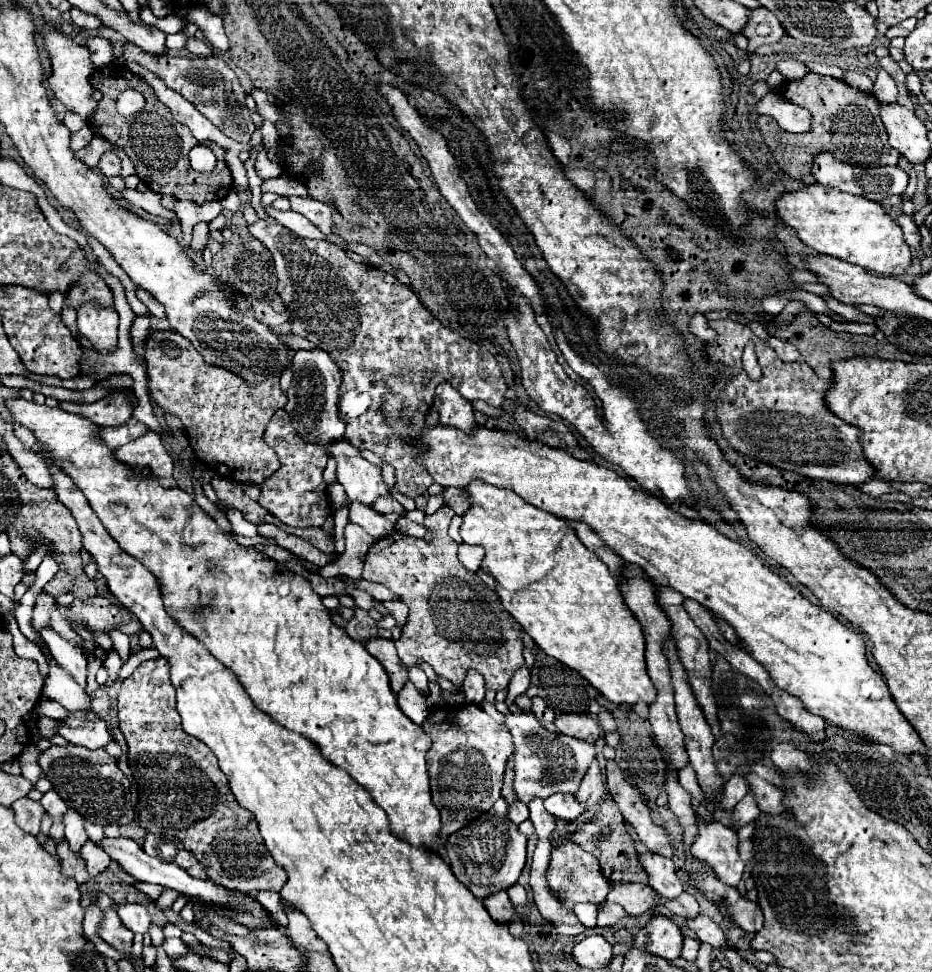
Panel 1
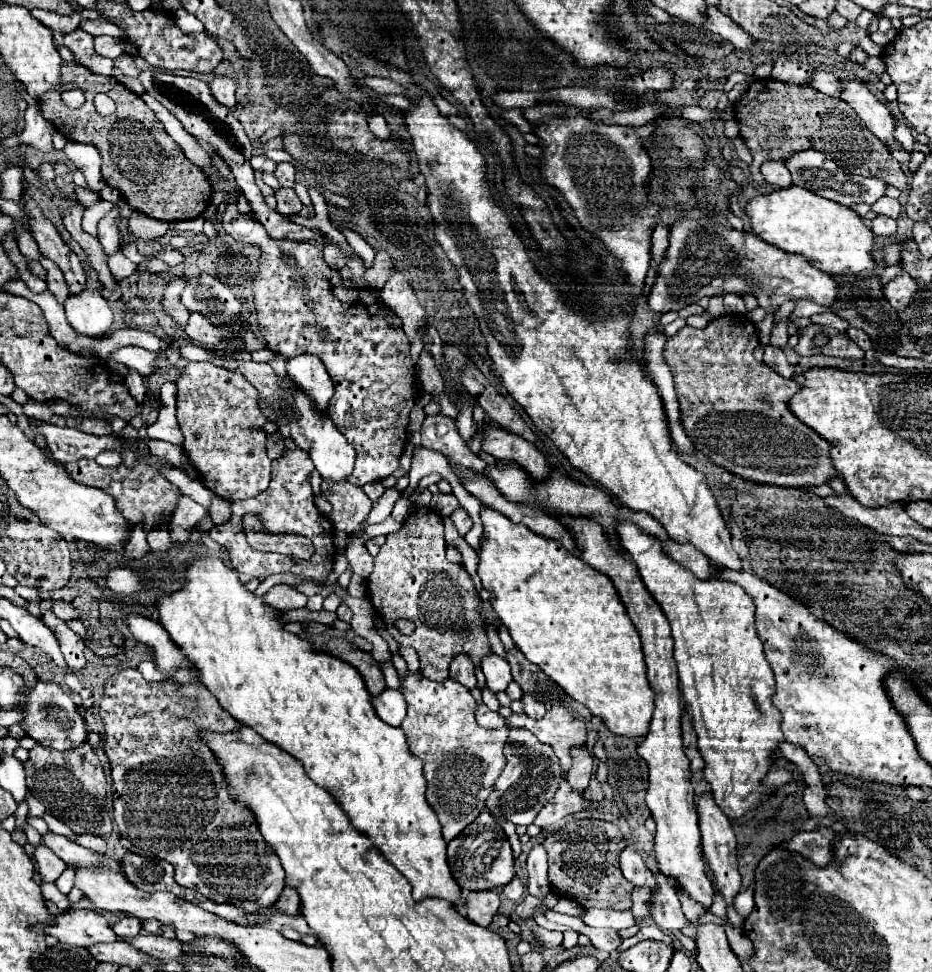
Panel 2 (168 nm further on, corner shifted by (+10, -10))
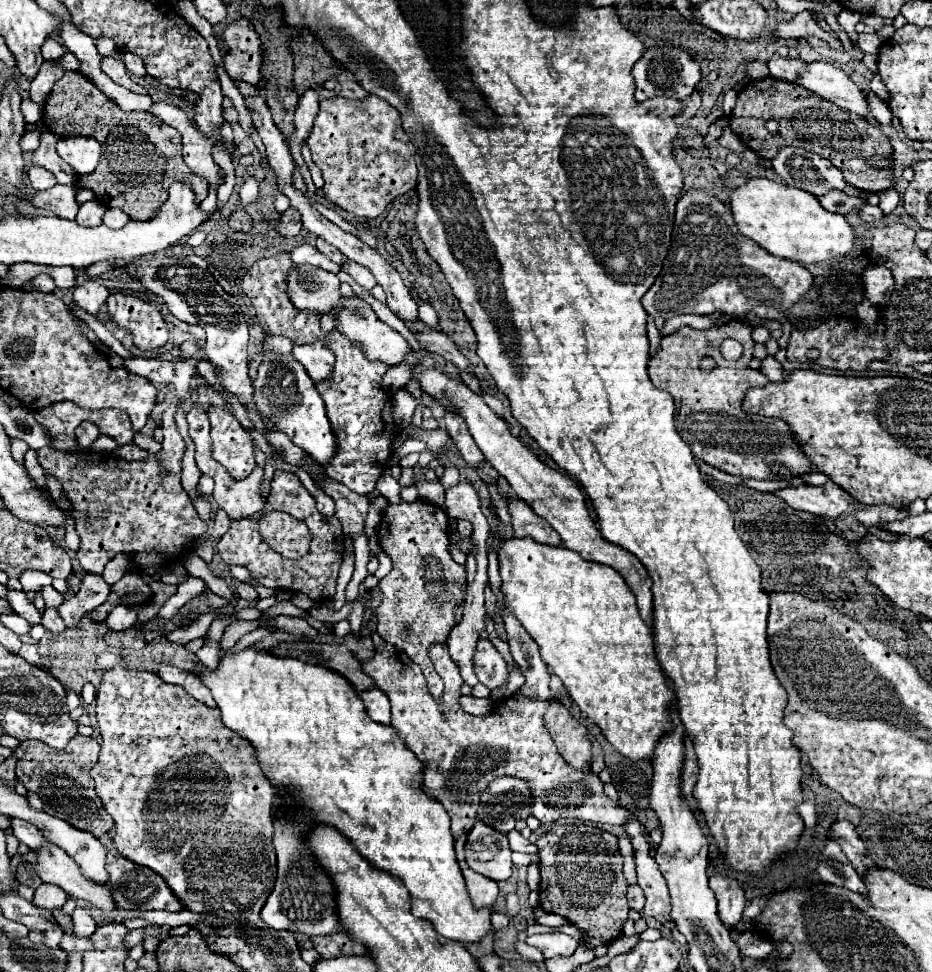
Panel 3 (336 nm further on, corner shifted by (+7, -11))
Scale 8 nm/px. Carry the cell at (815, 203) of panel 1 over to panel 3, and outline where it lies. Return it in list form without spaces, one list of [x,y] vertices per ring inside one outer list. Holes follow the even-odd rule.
[[[750,178],[746,184],[730,190],[730,206],[738,232],[774,256],[800,264],[834,262],[836,256],[846,256],[854,248],[854,230],[844,216],[826,212],[816,196],[788,184]]]

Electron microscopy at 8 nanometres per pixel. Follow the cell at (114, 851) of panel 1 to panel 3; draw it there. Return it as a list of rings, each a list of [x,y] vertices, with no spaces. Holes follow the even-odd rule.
[[[18,818],[10,820],[10,828],[12,828],[12,834],[28,848],[36,848],[36,844],[46,842],[44,838],[40,838],[40,832],[36,832],[36,828],[32,828],[32,824],[28,824],[24,820],[18,820]]]

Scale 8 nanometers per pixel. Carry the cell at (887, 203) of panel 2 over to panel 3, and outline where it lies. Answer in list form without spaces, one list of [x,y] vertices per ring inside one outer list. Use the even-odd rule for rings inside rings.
[[[896,188],[882,190],[882,192],[878,192],[878,196],[880,196],[880,204],[878,204],[878,206],[882,208],[882,212],[884,212],[884,214],[892,214],[894,208],[898,206],[898,200],[900,200]]]

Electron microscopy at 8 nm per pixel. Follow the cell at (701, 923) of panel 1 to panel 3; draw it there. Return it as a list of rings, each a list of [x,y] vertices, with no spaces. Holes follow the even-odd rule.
[[[630,820],[626,824],[626,832],[628,832],[632,848],[634,848],[638,886],[644,890],[644,896],[646,896],[644,914],[658,918],[660,922],[666,922],[666,920],[670,920],[670,916],[668,916],[670,896],[668,896],[664,878],[660,876],[660,870],[656,868],[650,844],[644,838],[644,828],[638,824],[638,820]]]

